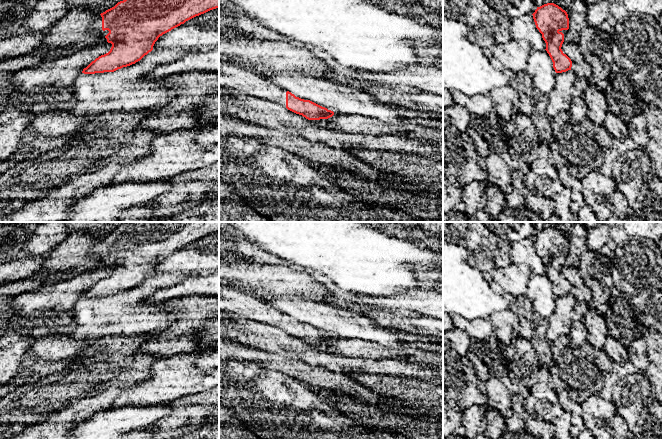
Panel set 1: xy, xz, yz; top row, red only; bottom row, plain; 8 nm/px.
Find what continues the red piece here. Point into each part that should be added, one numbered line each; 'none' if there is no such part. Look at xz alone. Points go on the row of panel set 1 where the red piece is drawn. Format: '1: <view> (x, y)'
1: xz (231, 76)

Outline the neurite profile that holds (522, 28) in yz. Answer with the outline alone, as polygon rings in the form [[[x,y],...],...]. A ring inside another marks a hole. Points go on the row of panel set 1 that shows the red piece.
[[[532,14],[511,18],[510,36],[512,39],[526,42],[531,50],[544,51],[546,49],[546,43],[536,28]]]

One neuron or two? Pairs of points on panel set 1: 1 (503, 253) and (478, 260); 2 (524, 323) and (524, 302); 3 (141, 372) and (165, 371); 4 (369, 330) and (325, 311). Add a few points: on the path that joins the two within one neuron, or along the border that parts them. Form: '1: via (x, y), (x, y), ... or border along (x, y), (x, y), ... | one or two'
1: via (497, 255), (484, 255) | one
2: via (524, 318), (524, 307) | one
3: border along (159, 357), (151, 366), (151, 374), (140, 381) | two
4: via (358, 326), (336, 321) | one

